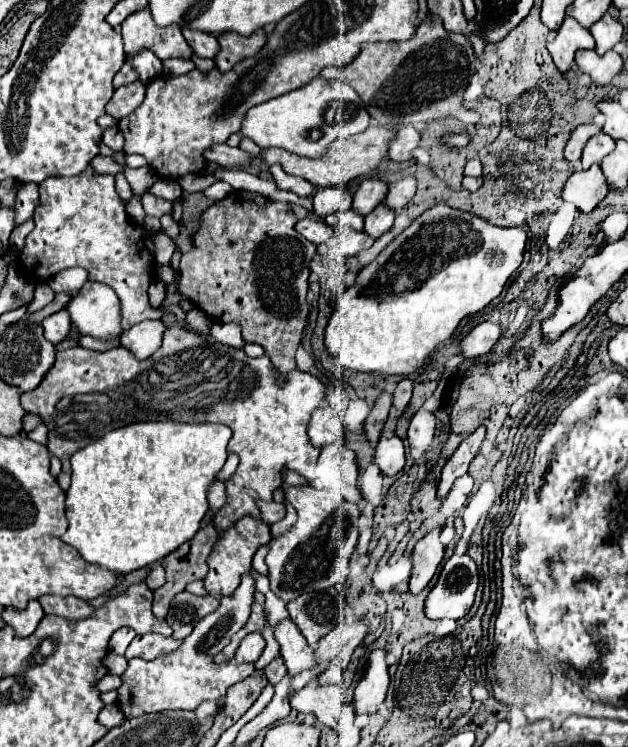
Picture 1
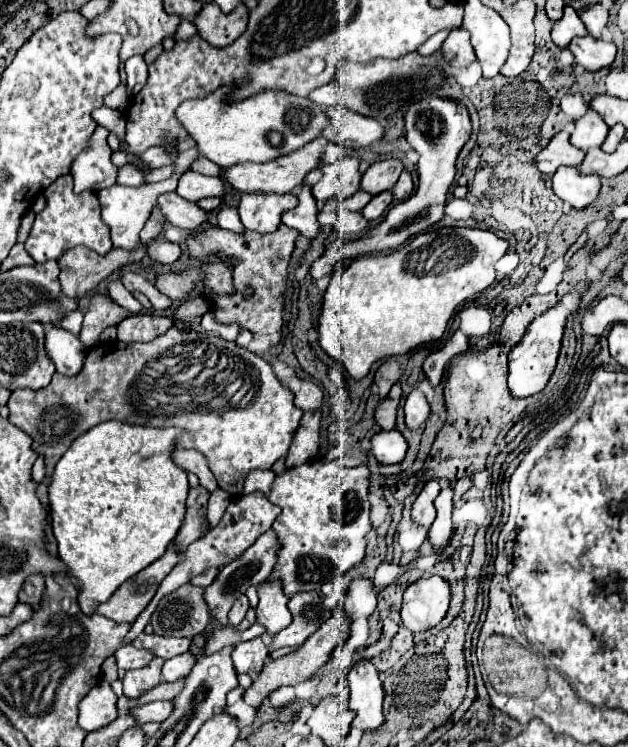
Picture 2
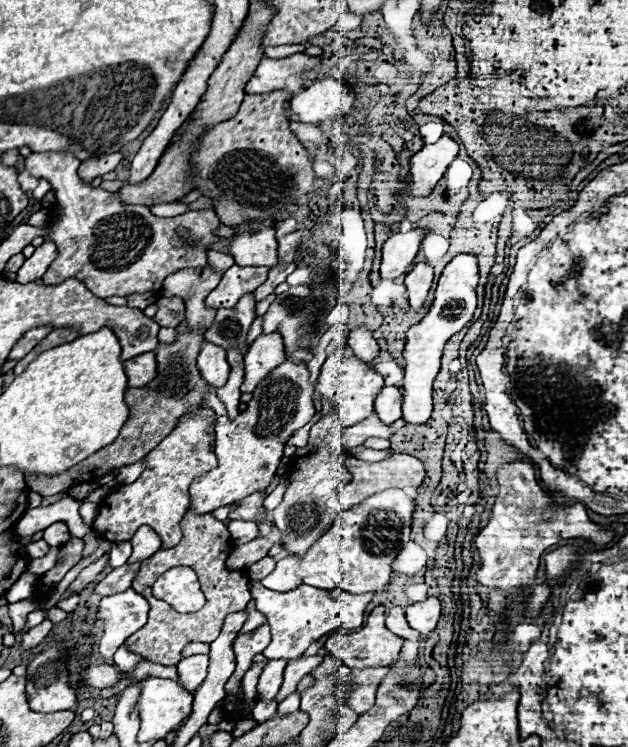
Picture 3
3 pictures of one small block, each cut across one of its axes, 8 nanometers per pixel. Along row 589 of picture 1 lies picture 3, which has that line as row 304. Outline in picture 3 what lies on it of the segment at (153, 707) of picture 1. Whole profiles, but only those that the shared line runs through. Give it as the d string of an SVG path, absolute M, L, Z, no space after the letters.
M246 294L230 310L218 310L212 328L206 332L206 340L222 346L224 350L238 348L242 354L248 352L248 330L256 318L254 294Z

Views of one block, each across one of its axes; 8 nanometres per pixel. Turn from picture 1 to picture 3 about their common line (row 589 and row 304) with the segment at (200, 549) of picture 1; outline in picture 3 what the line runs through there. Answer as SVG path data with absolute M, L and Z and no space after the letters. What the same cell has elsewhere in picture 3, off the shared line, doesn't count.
M160 298L154 320L160 326L178 326L184 320L184 312L186 312L186 306L182 298Z

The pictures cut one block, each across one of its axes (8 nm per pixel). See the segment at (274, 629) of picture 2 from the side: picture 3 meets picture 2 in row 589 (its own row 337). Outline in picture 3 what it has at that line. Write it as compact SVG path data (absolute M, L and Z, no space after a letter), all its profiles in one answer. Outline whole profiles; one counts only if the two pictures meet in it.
M278 332L272 334L260 334L248 354L244 356L244 384L240 386L242 392L252 392L258 382L262 382L262 378L268 378L270 370L274 370L274 366L286 362L286 352L284 352L284 344L282 344L282 336Z

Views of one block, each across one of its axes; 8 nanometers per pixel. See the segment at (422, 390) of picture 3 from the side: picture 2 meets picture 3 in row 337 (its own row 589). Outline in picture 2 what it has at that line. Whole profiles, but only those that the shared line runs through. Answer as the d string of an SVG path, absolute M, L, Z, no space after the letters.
M442 576L420 578L404 592L402 622L412 632L436 626L450 608L450 582Z

